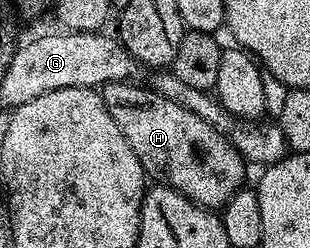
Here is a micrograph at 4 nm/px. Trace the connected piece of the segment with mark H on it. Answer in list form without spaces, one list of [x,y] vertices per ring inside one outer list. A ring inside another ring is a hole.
[[[135,82],[104,84],[101,95],[148,177],[166,181],[185,198],[212,210],[222,209],[232,194],[244,187],[243,175],[249,168],[242,154],[205,118],[197,118],[193,110],[177,106],[177,102],[159,96],[150,87],[138,88]]]

